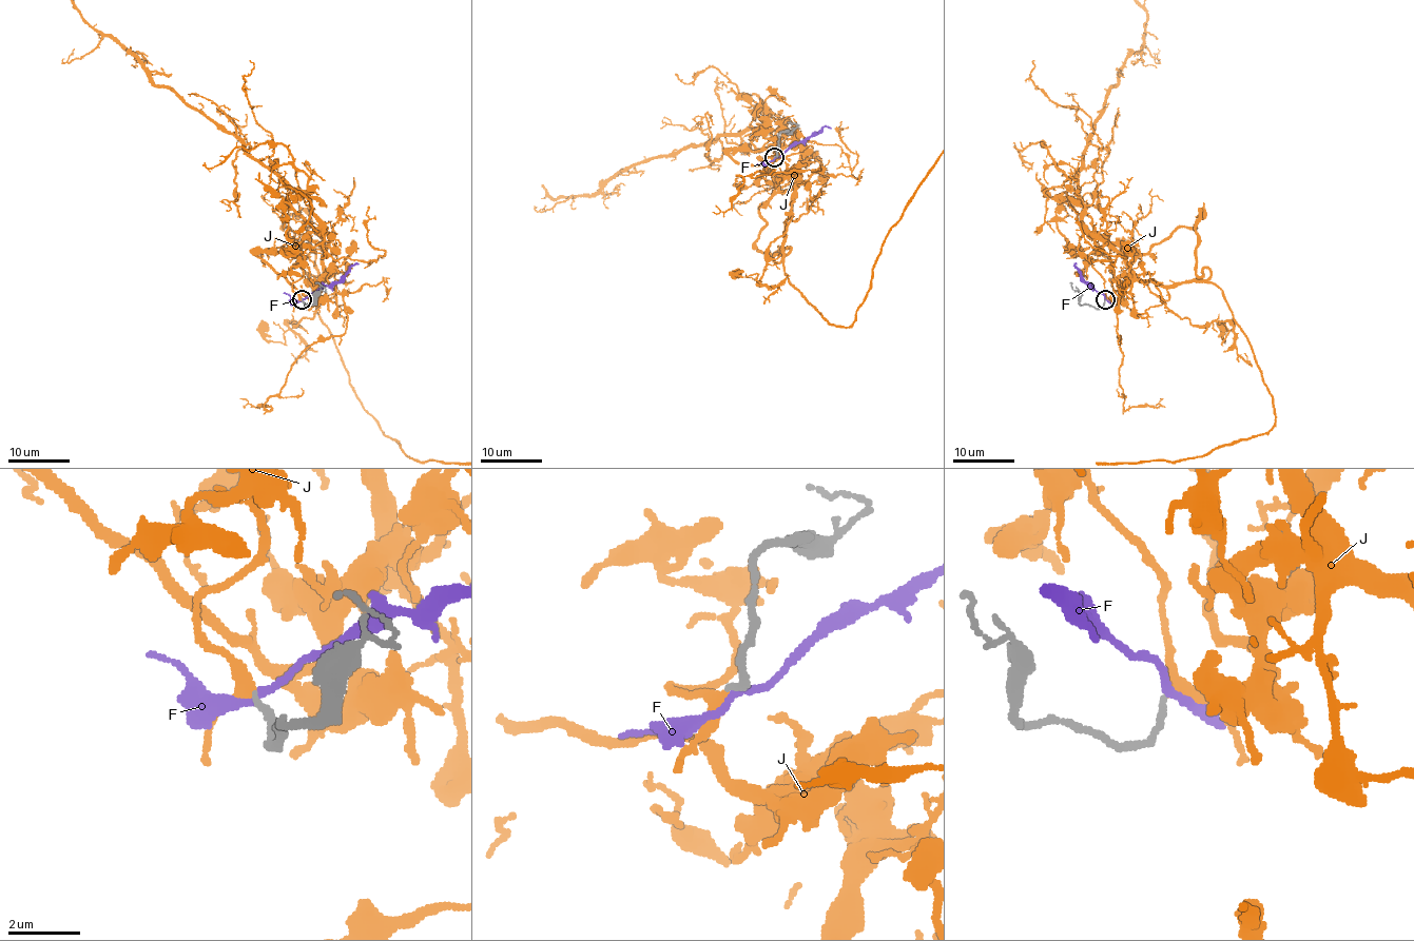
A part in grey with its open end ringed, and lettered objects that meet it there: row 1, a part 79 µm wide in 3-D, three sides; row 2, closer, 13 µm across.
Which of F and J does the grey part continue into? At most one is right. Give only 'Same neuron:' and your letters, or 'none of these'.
Same neuron: J

